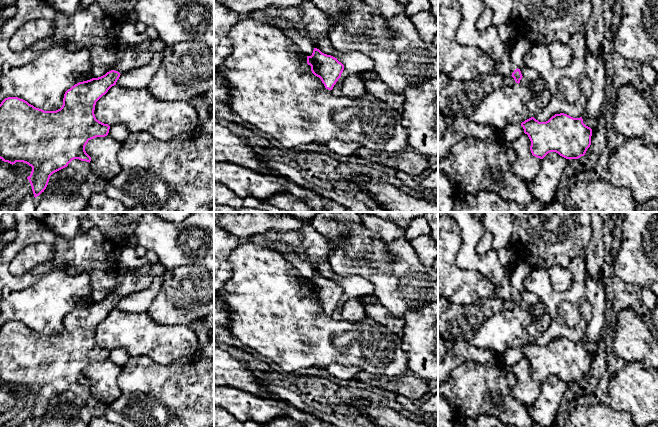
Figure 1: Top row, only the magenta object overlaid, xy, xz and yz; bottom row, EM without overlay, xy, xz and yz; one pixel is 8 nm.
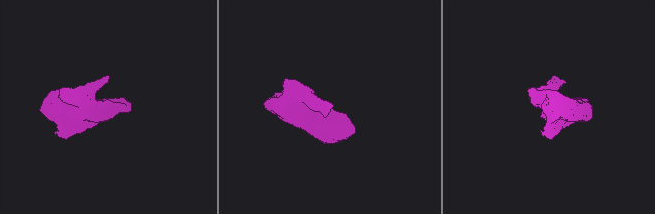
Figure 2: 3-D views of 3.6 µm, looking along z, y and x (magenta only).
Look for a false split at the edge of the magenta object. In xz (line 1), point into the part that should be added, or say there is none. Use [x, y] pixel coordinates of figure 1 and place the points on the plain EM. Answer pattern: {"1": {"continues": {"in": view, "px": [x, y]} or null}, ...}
{"1": {"continues": null}}

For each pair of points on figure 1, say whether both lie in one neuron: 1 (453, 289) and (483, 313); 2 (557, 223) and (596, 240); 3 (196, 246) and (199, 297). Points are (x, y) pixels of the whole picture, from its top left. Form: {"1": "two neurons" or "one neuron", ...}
{"1": "two neurons", "2": "two neurons", "3": "two neurons"}

